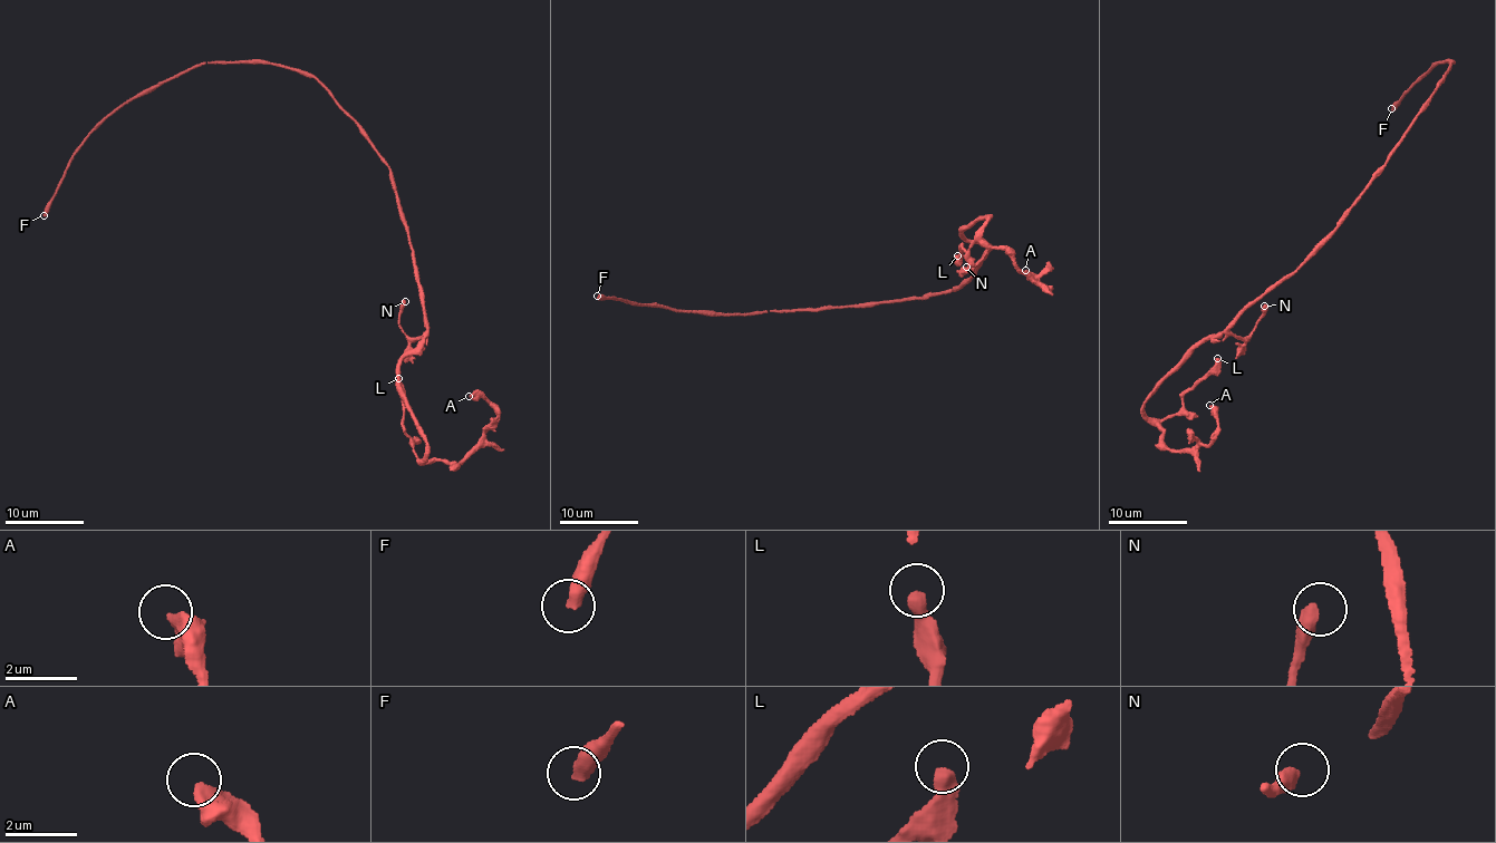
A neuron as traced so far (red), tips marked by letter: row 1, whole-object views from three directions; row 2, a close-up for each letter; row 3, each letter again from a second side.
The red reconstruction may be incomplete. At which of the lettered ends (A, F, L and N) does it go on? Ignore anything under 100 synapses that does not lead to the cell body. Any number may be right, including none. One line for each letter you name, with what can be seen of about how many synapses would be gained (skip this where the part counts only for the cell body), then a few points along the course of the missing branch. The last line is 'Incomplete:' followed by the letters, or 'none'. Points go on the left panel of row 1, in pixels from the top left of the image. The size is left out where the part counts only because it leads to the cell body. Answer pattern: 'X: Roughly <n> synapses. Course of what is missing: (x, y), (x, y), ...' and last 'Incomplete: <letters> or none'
F: Roughly 300 synapses
Incomplete: F

